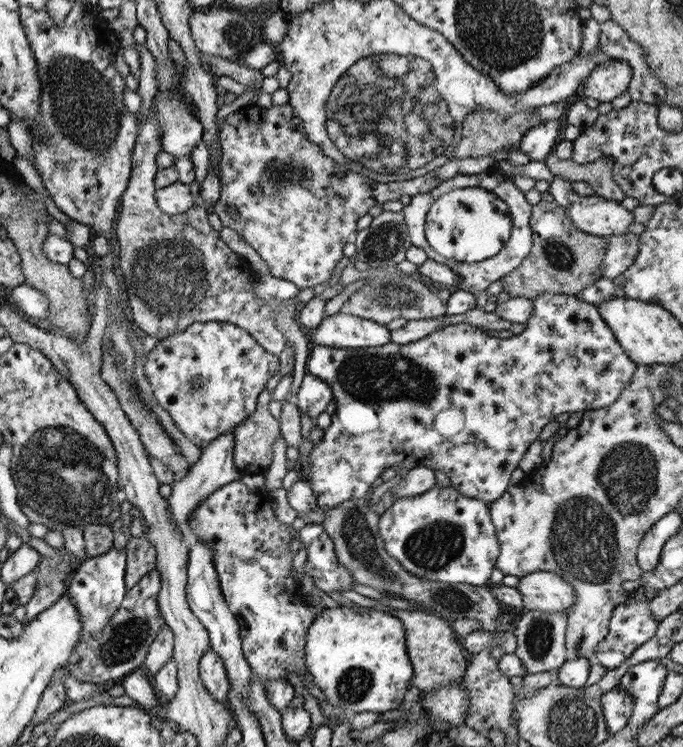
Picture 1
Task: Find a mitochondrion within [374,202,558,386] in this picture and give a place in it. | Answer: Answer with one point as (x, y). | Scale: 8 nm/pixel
(498, 216)

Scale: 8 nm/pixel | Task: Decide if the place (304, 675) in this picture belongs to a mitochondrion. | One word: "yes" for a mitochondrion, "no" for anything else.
no

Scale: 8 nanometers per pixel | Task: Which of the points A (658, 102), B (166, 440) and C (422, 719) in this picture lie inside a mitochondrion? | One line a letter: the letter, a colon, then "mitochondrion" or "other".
A: other
B: other
C: other

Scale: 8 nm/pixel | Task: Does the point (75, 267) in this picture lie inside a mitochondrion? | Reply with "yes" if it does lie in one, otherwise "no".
no

